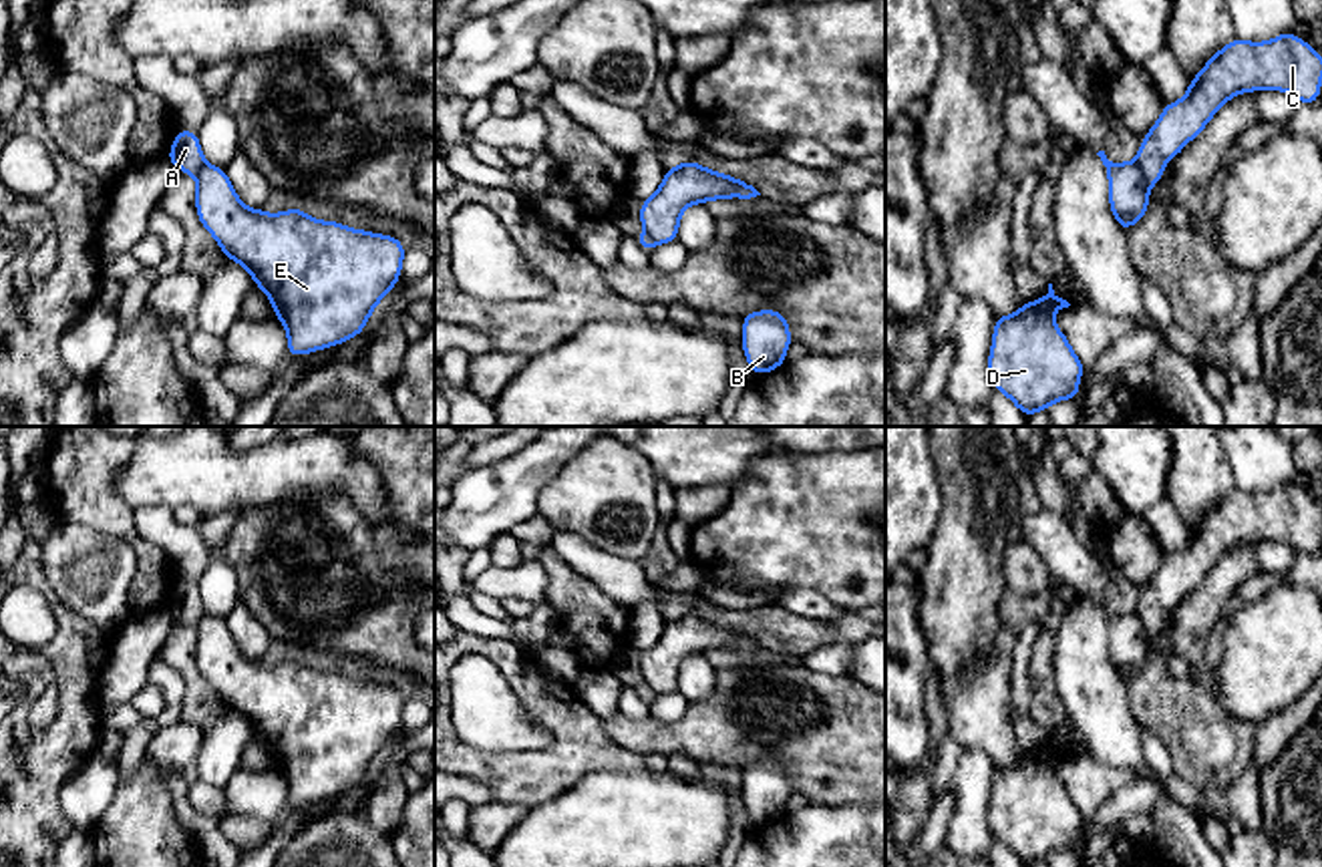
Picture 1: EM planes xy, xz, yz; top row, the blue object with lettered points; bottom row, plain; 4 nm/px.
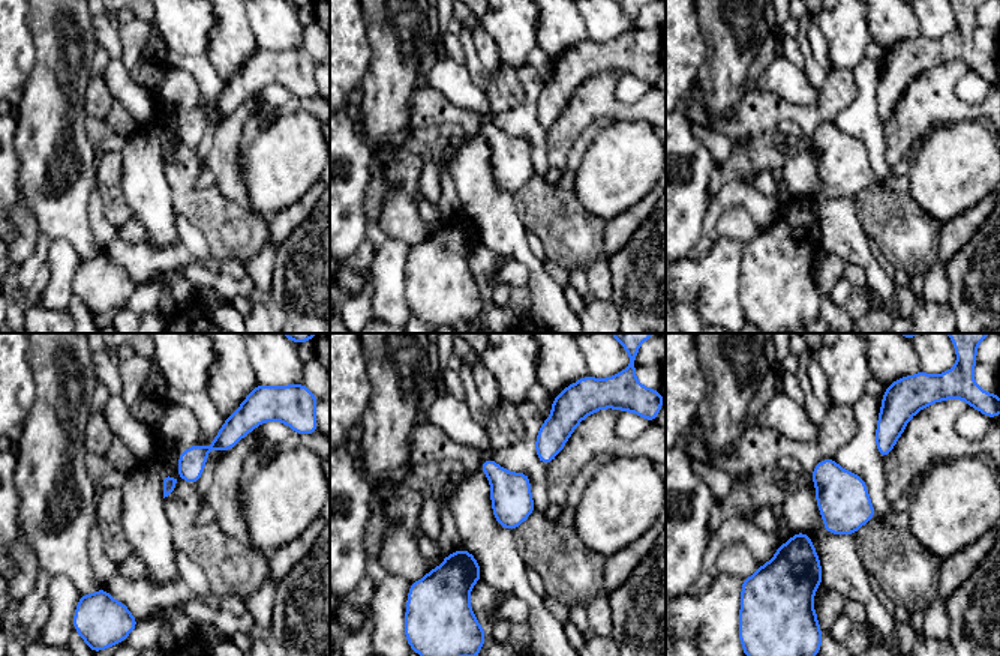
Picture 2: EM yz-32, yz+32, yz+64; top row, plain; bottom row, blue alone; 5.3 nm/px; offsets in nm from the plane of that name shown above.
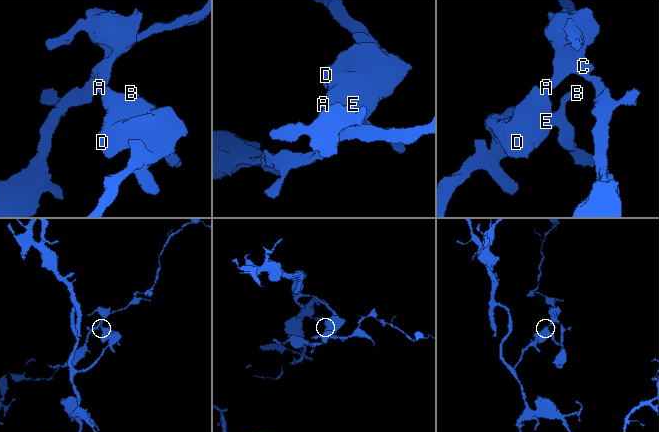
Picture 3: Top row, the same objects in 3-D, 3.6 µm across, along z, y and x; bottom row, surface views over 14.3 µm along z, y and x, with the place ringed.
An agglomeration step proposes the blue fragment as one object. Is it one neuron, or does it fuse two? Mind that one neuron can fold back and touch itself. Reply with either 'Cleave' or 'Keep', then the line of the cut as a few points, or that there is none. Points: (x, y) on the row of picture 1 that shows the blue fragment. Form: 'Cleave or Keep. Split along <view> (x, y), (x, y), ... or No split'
Cleave. Split along yz (1135, 161), (1149, 184)

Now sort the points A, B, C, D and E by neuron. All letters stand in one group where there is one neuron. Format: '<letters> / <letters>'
A C / B D E

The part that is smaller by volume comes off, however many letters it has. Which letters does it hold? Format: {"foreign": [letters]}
{"foreign": ["A", "C"]}

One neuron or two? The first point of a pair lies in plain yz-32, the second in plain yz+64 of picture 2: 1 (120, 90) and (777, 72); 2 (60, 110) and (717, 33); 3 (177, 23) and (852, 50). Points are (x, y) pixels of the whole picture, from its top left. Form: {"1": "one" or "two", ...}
{"1": "one", "2": "one", "3": "one"}

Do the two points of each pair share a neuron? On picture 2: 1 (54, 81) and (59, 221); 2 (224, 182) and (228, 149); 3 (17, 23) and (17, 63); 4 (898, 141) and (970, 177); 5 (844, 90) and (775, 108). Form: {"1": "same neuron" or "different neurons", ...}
{"1": "same neuron", "2": "same neuron", "3": "same neuron", "4": "different neurons", "5": "same neuron"}

